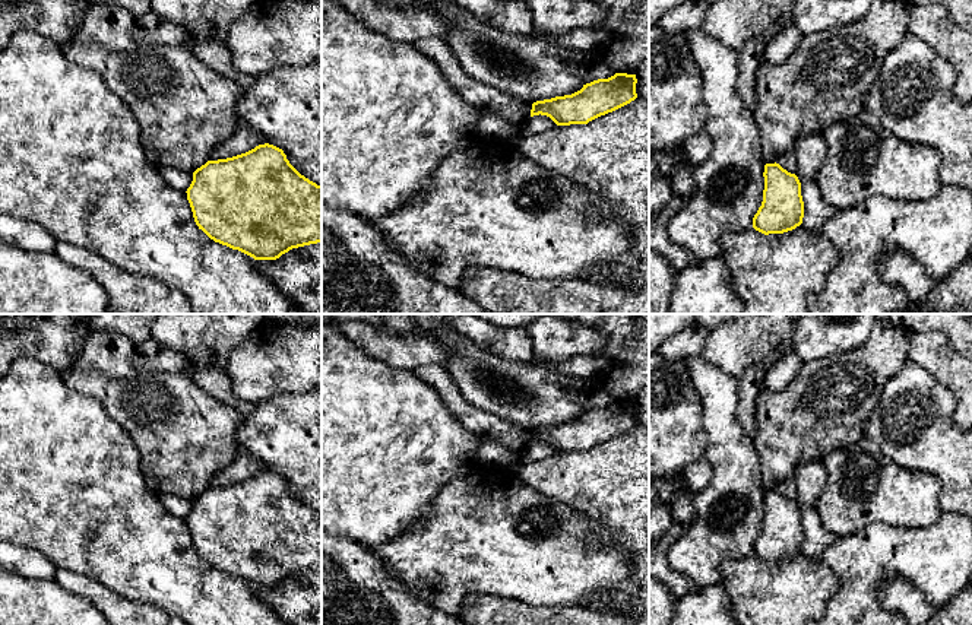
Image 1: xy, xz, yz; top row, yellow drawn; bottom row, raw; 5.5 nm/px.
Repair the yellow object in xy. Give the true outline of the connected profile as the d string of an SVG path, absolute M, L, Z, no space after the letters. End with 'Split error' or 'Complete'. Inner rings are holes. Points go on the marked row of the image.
M273 145L208 161L193 172L186 193L199 229L254 260L276 260L292 248L322 242L322 185L301 175Z. Complete

